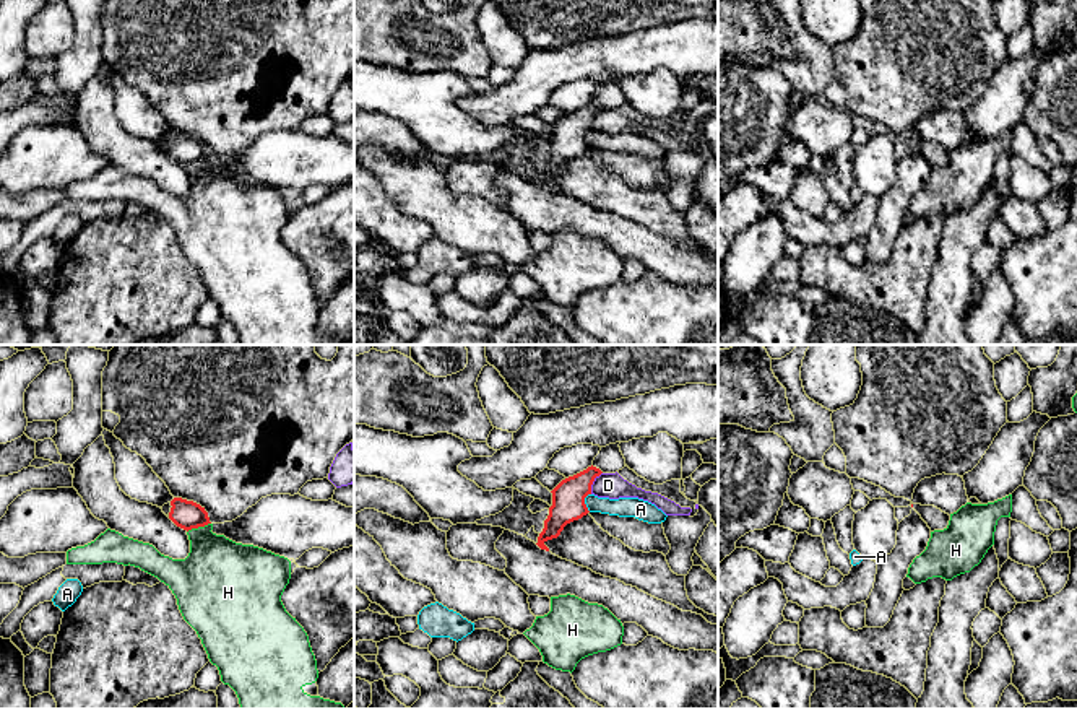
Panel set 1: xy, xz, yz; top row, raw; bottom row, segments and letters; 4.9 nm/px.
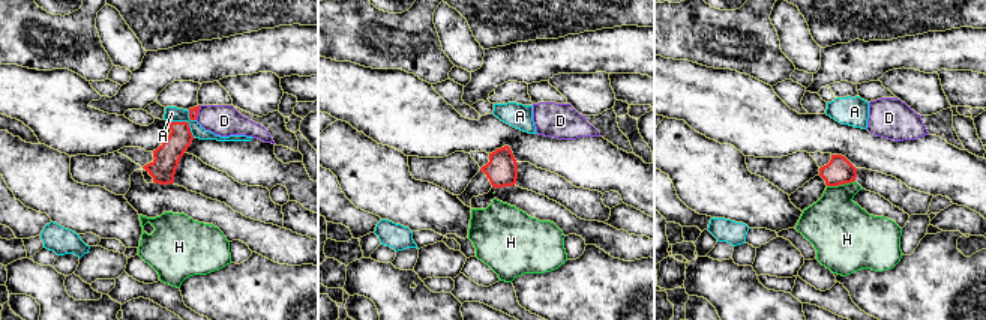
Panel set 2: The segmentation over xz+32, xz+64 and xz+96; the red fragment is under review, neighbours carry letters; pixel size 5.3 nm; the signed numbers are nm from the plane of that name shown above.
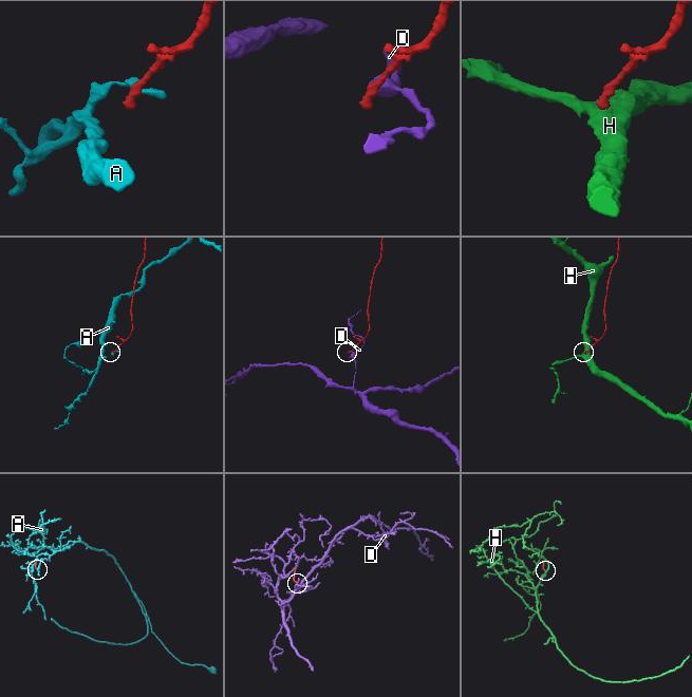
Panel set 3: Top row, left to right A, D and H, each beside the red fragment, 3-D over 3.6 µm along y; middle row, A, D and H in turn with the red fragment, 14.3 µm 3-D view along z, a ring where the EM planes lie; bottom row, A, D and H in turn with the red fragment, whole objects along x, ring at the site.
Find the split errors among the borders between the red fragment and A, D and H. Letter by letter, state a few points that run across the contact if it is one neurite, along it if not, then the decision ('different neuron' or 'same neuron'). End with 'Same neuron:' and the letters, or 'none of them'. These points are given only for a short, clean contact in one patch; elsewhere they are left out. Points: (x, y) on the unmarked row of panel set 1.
A: line xz (588, 129), (585, 142), (590, 147); different neuron
D: line xz (601, 108), (595, 114), (590, 129); different neuron
H: line xy (210, 158), (192, 163), (187, 168); different neuron
Same neuron: none of them

